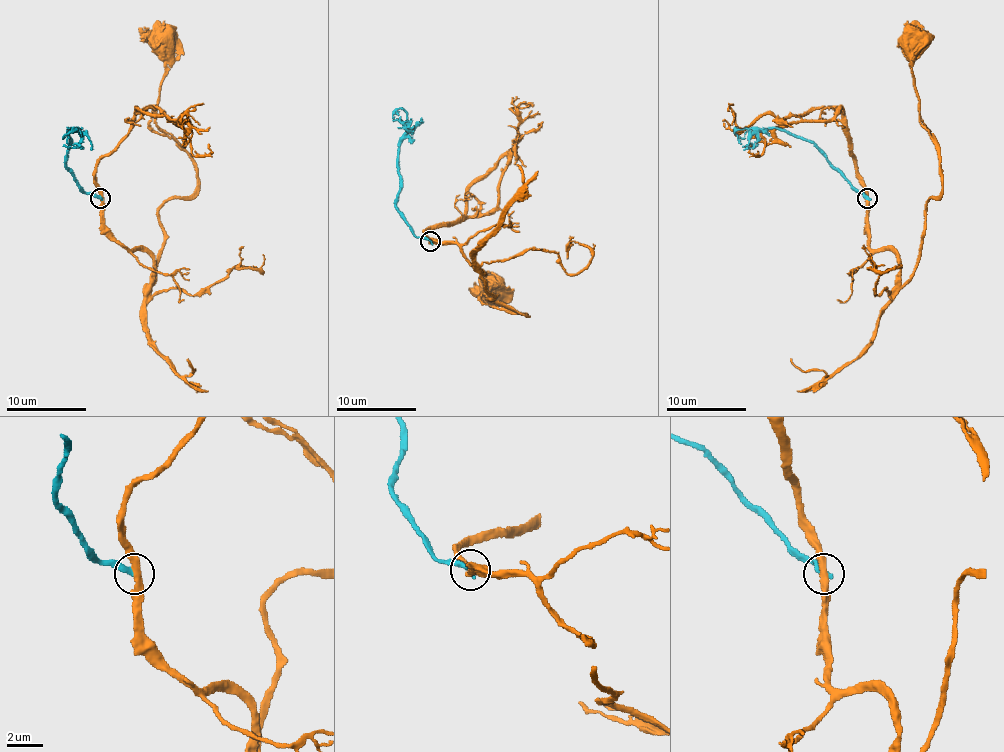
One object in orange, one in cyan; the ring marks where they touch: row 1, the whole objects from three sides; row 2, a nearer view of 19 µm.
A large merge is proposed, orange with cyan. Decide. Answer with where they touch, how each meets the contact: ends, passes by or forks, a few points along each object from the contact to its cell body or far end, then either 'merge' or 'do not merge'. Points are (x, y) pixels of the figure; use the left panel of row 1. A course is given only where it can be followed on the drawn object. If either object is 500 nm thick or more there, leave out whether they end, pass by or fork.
(100, 198) | orange passes by | cyan ends | orange via (101, 198), (101, 225), (153, 259), (153, 285), (159, 209), (195, 188), (197, 164), (155, 122), (157, 20) | cyan via (101, 198), (87, 194), (69, 168), (69, 128), (77, 128), (63, 138) | do not merge

